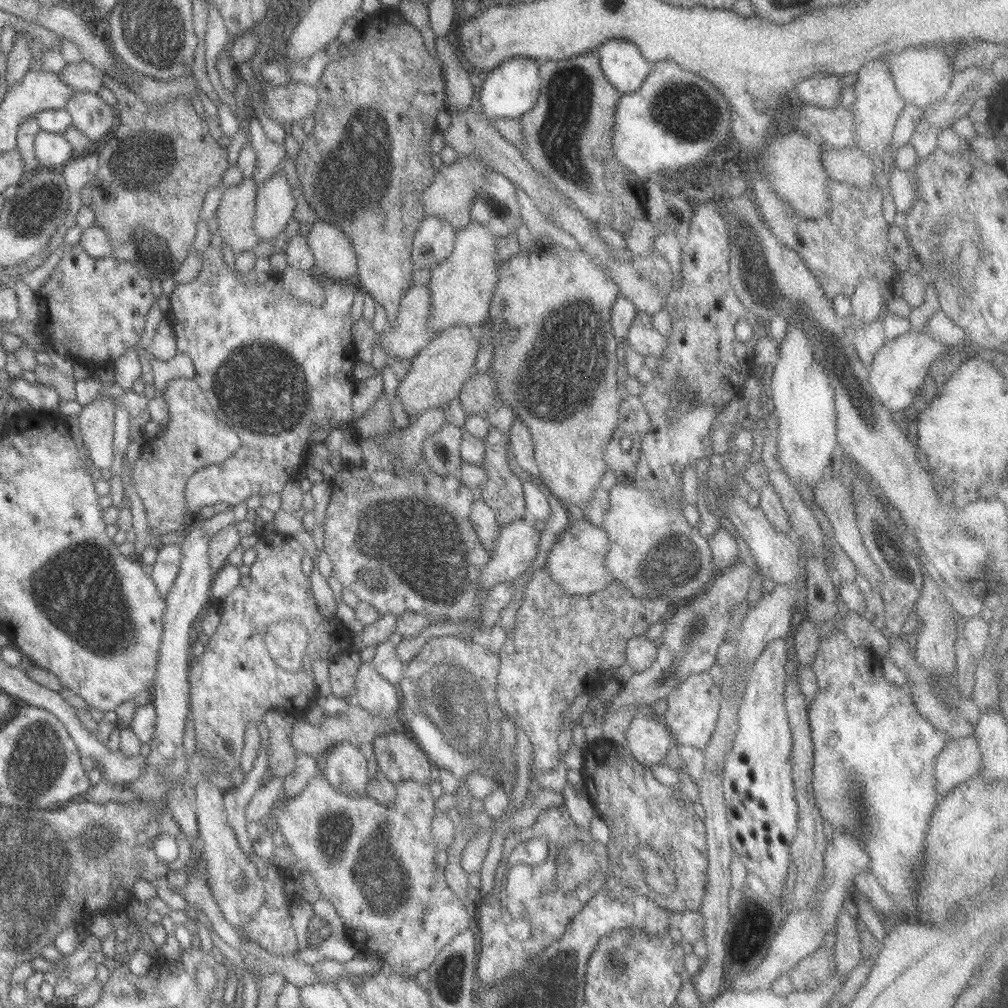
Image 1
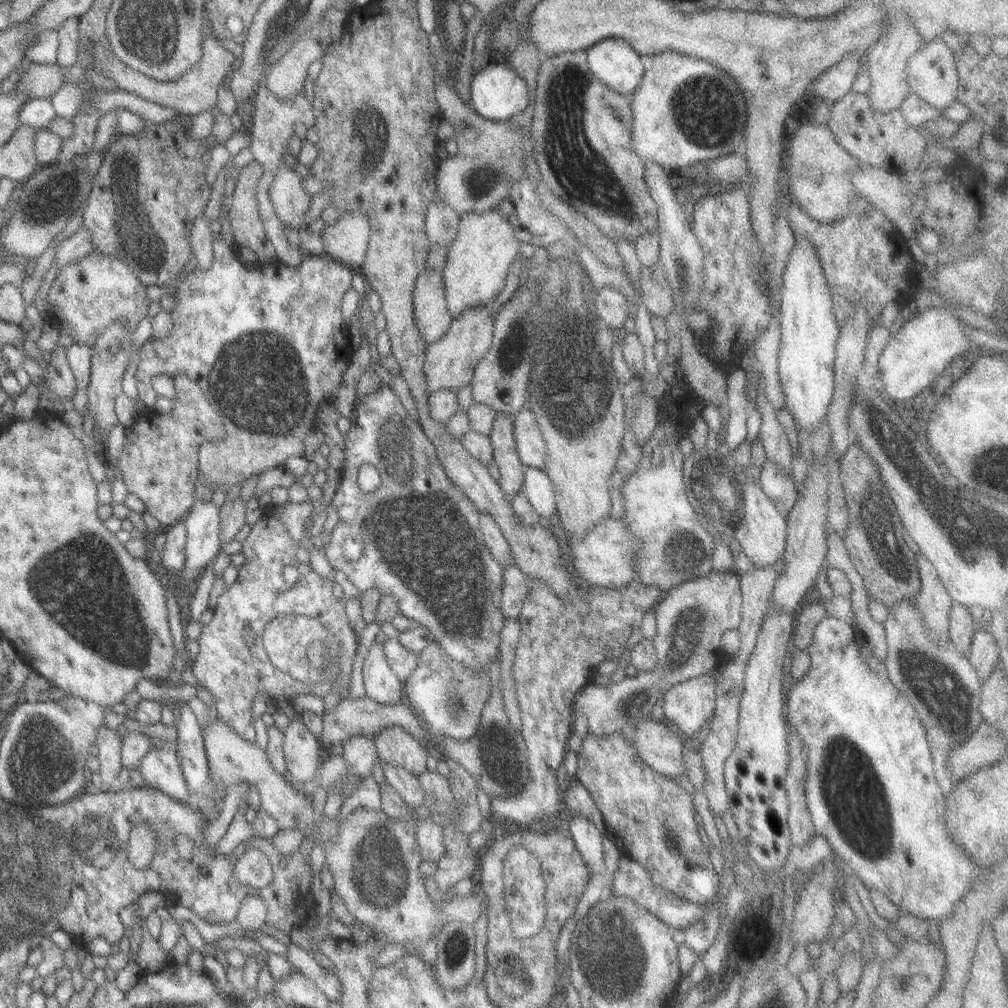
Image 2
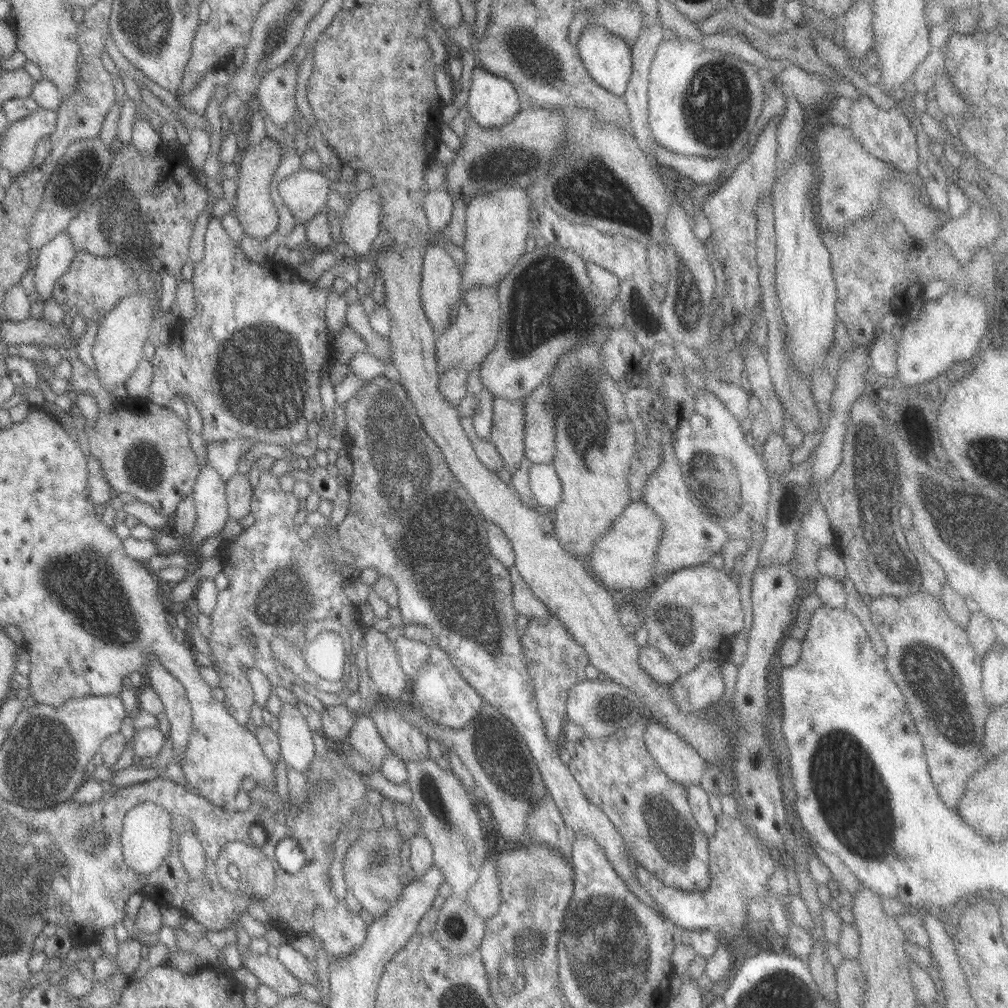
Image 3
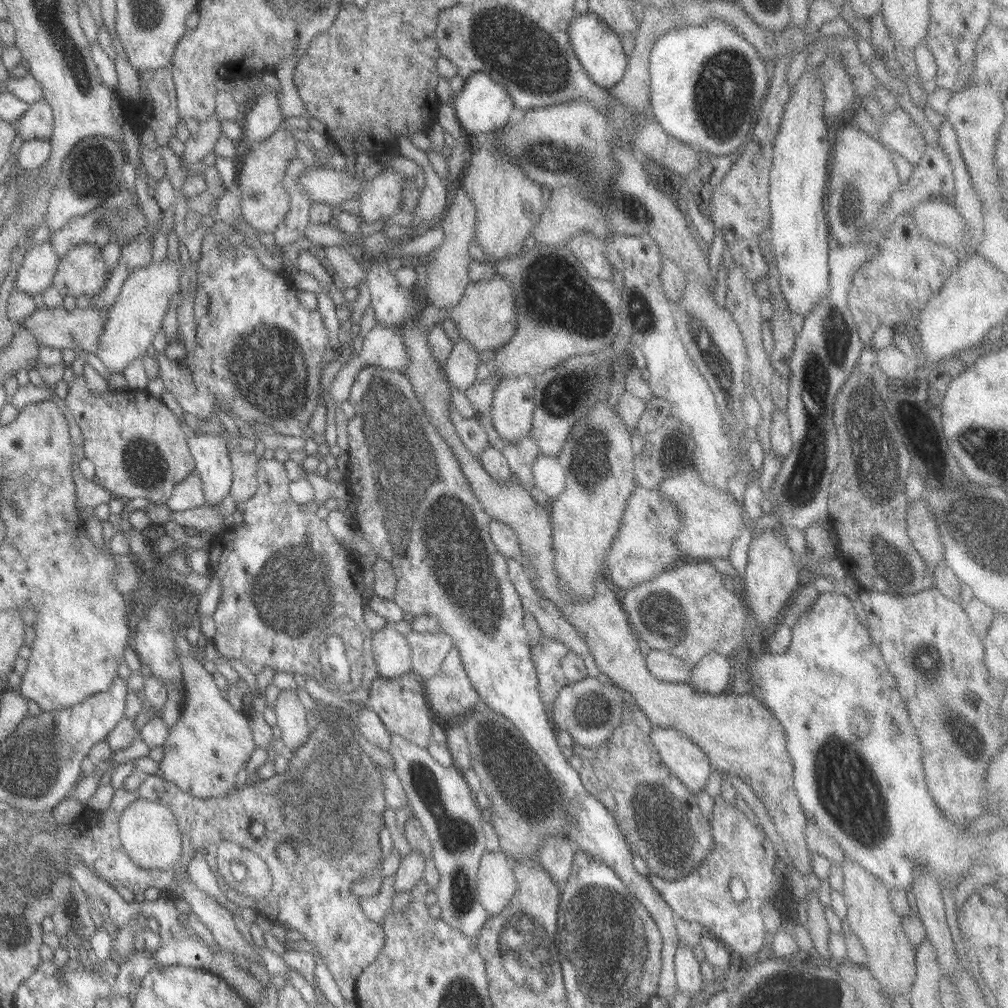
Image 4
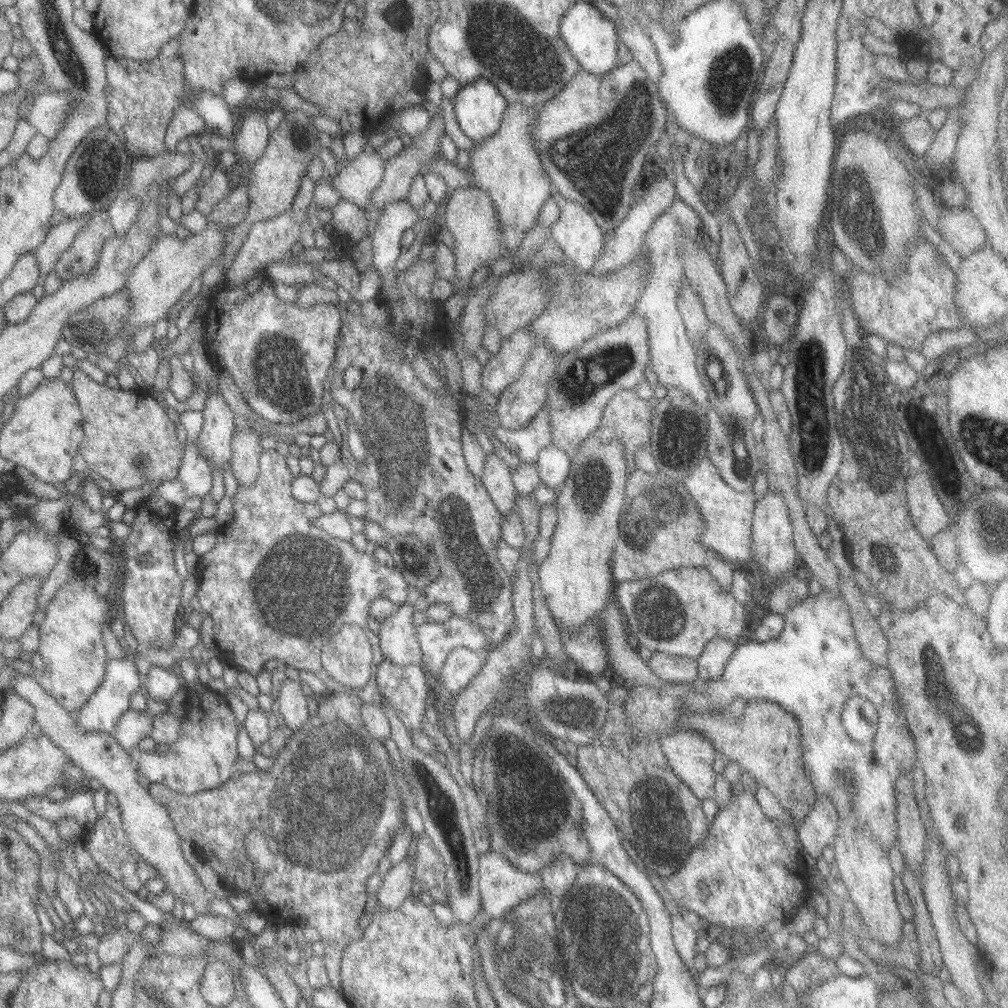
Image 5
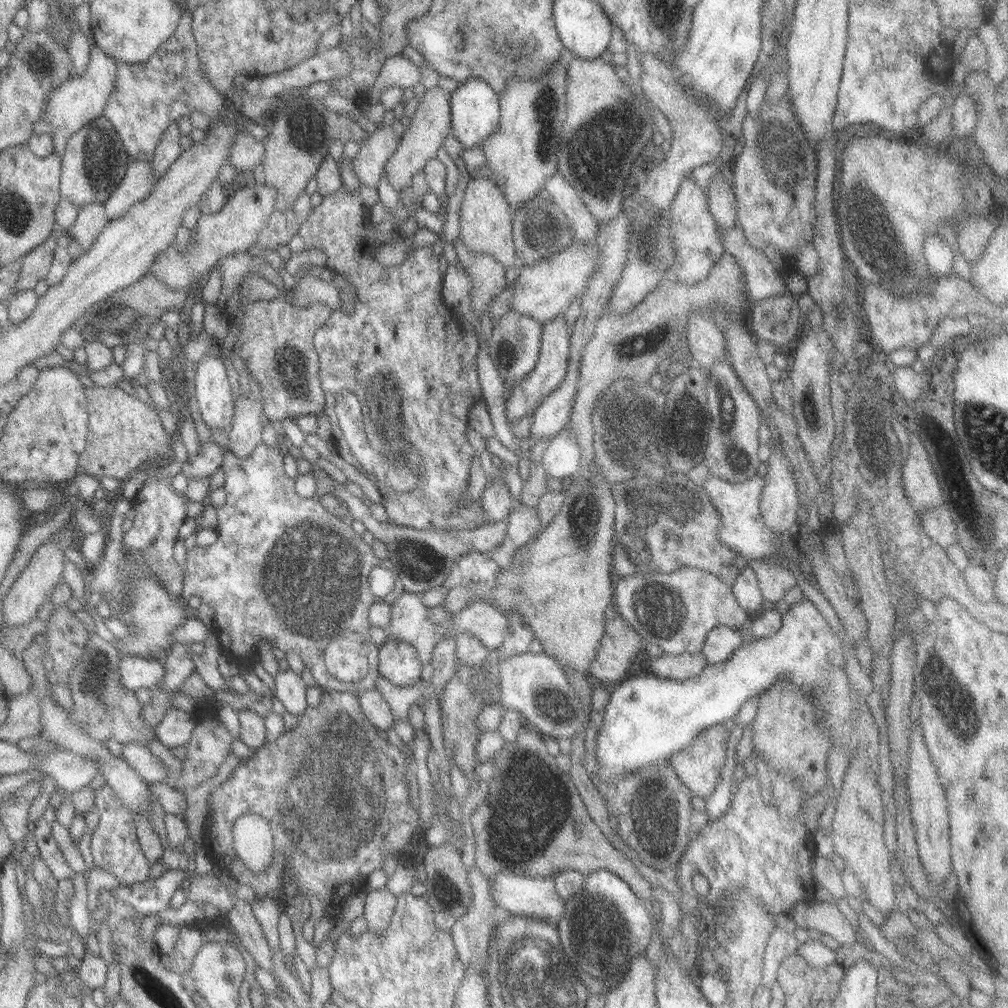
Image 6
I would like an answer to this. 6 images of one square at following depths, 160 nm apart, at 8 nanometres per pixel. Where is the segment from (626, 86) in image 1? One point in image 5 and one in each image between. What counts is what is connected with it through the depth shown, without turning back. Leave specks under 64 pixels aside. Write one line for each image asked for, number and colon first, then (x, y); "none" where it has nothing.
2: (611, 61)
3: (606, 58)
4: (598, 50)
5: (589, 36)

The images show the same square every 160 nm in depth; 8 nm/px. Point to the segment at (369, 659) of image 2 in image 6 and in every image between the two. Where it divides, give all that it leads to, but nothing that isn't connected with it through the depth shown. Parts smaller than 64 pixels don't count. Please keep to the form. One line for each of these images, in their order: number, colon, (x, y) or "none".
3: (385, 674)
4: (390, 652)
5: (397, 641)
6: (409, 623)

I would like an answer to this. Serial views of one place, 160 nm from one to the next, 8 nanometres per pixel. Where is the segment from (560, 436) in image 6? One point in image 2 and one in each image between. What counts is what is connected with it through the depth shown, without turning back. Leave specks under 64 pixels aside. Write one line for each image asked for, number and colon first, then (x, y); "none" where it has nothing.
2: (537, 490)
3: (543, 484)
4: (547, 475)
5: (552, 465)

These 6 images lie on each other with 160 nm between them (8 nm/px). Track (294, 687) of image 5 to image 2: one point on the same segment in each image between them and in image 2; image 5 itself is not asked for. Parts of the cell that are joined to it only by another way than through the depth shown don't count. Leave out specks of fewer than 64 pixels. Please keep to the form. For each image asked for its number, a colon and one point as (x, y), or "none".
2: (300, 750)
3: (295, 740)
4: (290, 714)

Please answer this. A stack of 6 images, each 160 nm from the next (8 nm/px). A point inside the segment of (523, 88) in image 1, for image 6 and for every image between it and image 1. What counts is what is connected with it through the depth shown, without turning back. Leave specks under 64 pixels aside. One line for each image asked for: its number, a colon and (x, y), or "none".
2: (497, 93)
3: (492, 101)
4: (482, 108)
5: (478, 105)
6: (474, 113)

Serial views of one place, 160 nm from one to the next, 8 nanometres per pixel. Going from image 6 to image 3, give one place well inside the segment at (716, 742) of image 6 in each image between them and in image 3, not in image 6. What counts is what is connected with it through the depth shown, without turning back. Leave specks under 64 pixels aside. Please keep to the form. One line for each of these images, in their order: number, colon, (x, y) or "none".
3: (675, 758)
4: (682, 758)
5: (689, 755)

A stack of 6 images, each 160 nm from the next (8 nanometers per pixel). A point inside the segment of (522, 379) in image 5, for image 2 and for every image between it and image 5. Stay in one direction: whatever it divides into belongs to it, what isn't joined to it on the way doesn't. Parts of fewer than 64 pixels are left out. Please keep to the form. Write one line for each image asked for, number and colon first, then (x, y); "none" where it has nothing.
2: (504, 454)
3: (506, 433)
4: (511, 406)

